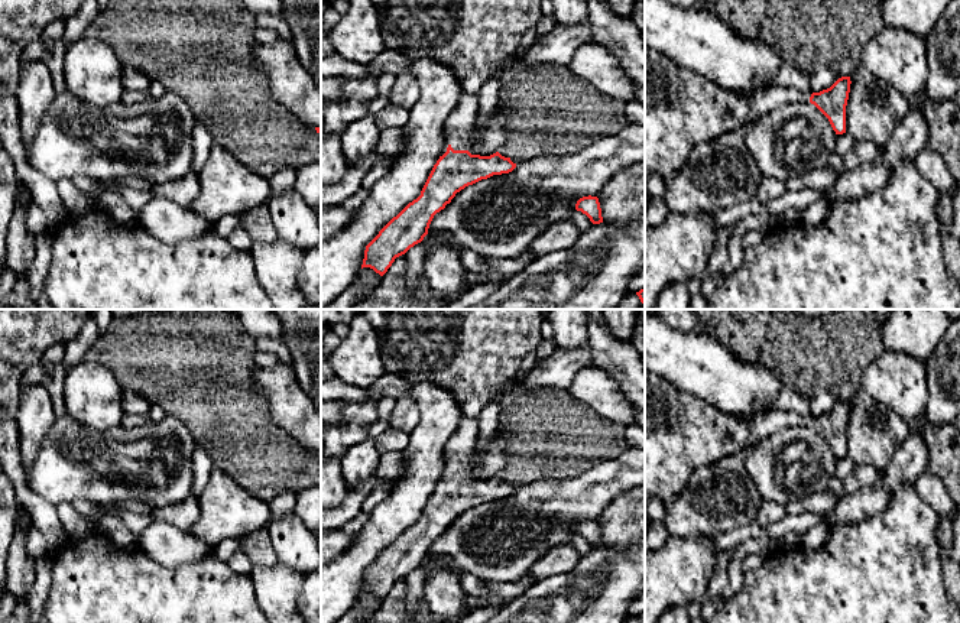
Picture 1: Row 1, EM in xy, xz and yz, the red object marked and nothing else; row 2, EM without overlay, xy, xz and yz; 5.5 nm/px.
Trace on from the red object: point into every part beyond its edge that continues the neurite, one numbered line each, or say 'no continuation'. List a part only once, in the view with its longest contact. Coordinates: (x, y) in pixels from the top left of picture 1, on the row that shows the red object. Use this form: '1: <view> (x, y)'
1: xz (460, 123)

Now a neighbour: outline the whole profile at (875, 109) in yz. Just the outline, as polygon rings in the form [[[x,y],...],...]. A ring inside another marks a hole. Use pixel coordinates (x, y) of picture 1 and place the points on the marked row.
[[[863,64],[852,71],[850,81],[846,132],[856,142],[873,143],[882,149],[907,116],[908,98],[888,82],[873,77]]]

